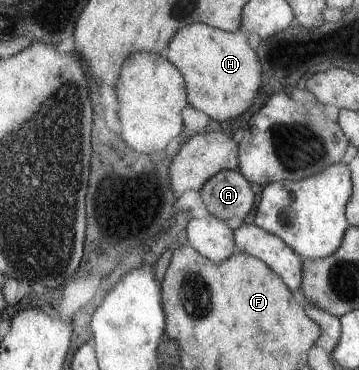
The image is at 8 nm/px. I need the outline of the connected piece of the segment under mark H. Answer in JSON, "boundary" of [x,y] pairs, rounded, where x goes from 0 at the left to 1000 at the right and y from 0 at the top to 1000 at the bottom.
{"boundary":[[[554,59],[499,76],[482,105],[462,122],[457,151],[504,195],[518,227],[518,265],[532,289],[563,300],[593,330],[632,327],[671,311],[699,278],[705,257],[727,230],[727,176],[710,138],[694,127],[677,86],[660,76],[655,84],[610,84],[610,76],[557,65]]]}

